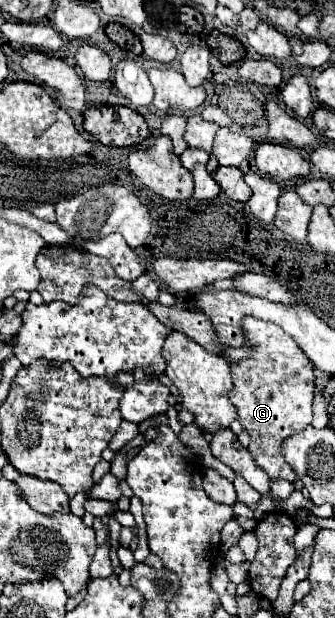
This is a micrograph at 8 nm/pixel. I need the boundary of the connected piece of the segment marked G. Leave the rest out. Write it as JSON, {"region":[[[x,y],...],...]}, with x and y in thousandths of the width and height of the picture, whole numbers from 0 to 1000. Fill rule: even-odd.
{"region":[[[725,515],[725,537],[737,544],[737,563],[755,570],[701,589],[707,599],[696,599],[696,634],[678,641],[713,670],[707,680],[731,696],[743,696],[743,728],[767,754],[779,754],[809,777],[845,773],[878,780],[890,770],[851,748],[839,722],[869,702],[887,702],[928,686],[940,592],[922,586],[922,579],[910,579],[887,553],[821,524]]]}

